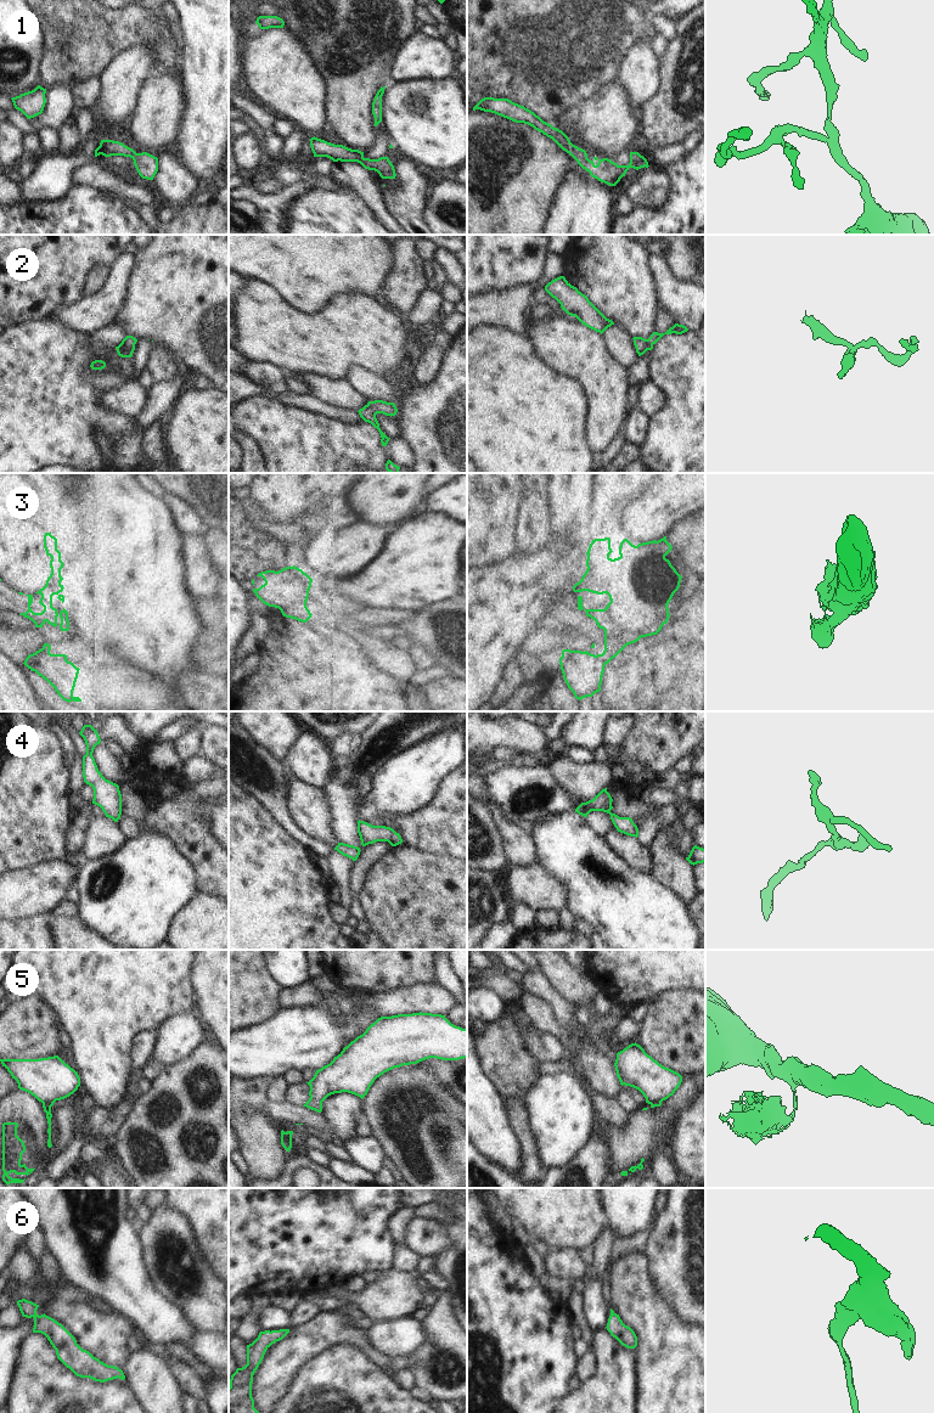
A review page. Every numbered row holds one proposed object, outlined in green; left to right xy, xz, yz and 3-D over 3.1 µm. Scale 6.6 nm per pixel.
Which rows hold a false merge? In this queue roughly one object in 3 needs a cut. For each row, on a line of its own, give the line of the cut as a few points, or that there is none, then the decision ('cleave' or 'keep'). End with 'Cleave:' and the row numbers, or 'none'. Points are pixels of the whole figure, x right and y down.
1: no cut | keep
2: no cut | keep
3: xz (307, 597), (281, 611) | cleave
4: no cut | keep
5: xy (43, 1102), (50, 1107) | cleave
6: no cut | keep
Cleave: 3, 5

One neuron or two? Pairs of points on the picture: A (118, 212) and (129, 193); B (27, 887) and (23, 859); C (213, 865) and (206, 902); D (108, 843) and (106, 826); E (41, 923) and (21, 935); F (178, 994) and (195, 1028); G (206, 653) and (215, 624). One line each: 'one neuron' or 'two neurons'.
A: two neurons
B: two neurons
C: two neurons
D: one neuron
E: one neuron
F: two neurons
G: one neuron

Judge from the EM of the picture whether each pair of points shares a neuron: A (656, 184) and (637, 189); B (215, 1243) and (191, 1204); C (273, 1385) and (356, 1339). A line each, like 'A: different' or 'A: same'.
A: same
B: same
C: same

